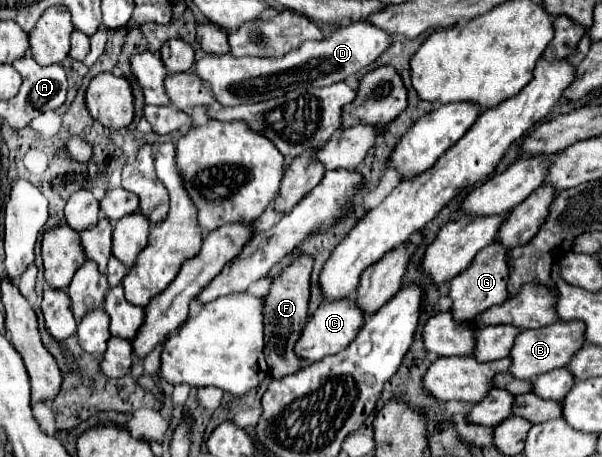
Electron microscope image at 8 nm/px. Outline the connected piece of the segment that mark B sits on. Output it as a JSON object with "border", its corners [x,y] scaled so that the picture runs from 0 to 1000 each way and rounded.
{"border":[[[925,702],[915,711],[905,711],[902,720],[879,720],[869,724],[852,755],[849,768],[849,816],[859,829],[889,829],[899,816],[929,807],[929,803],[942,803],[949,781],[968,759],[968,720],[972,711],[965,702]]]}

